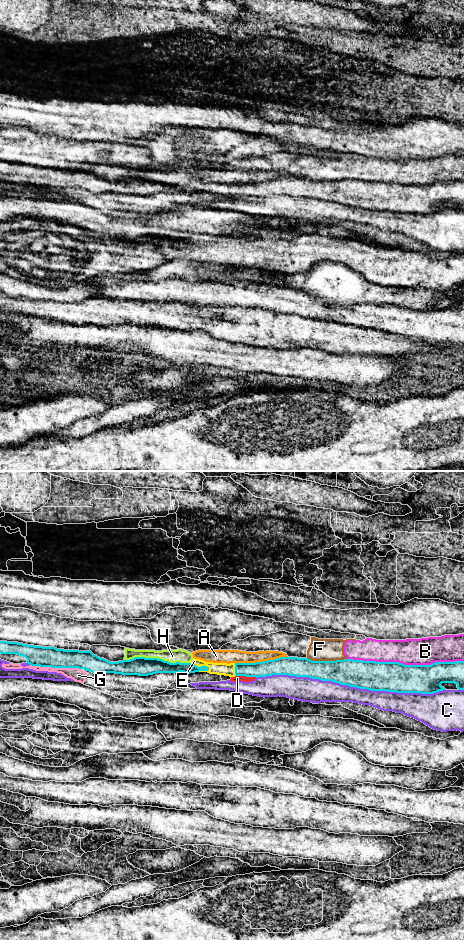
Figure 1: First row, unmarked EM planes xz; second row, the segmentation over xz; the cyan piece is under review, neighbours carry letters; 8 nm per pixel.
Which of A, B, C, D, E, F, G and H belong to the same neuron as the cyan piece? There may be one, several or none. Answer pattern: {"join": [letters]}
{"join": []}

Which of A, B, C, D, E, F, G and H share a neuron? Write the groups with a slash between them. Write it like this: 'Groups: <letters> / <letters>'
Groups: A E H / B F / C D / G

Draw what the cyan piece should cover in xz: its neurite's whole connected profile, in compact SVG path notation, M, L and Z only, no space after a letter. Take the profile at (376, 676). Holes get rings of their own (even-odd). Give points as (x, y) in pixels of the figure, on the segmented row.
M280 657L255 663L236 663L235 675L266 677L289 675L332 681L371 691L433 694L446 690L442 683L455 683L464 690L464 661L435 662L431 665L404 665L344 659L312 661L308 658Z

